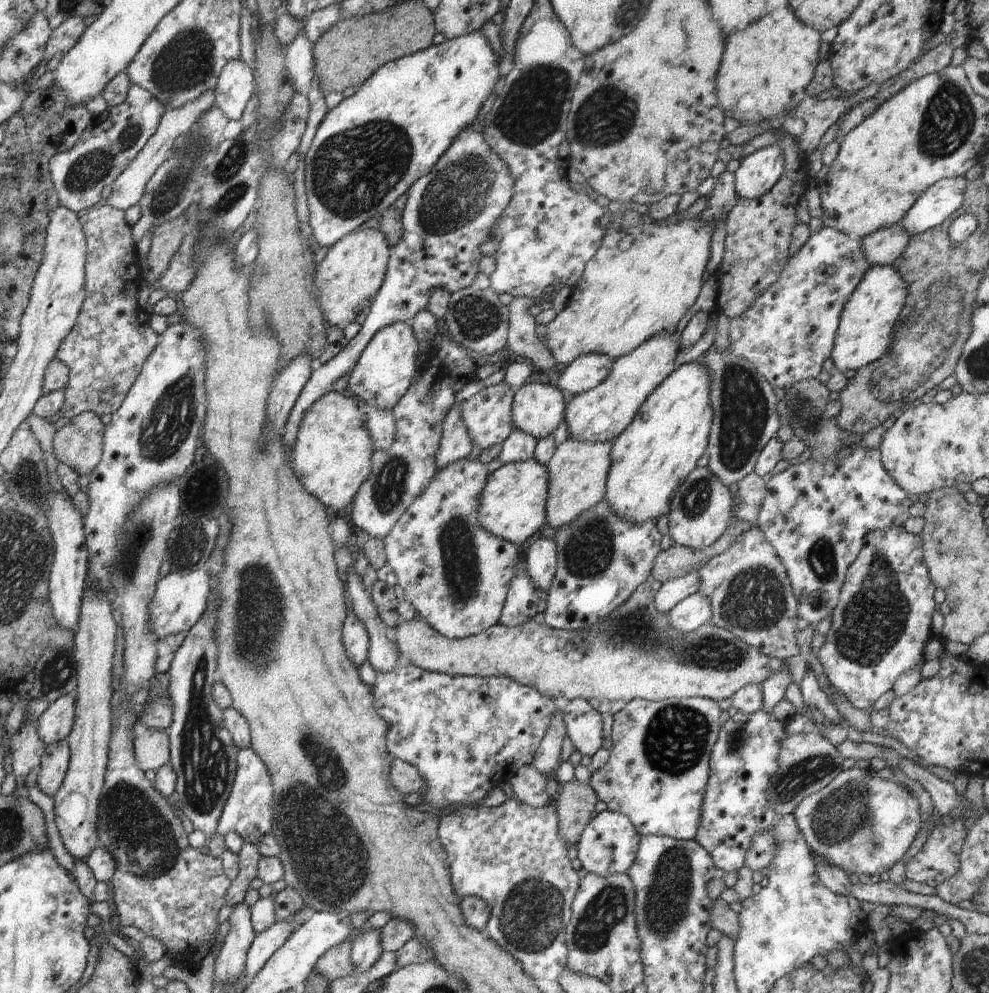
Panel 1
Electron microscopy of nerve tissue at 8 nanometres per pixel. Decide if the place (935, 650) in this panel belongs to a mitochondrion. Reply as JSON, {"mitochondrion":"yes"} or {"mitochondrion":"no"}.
{"mitochondrion":"no"}

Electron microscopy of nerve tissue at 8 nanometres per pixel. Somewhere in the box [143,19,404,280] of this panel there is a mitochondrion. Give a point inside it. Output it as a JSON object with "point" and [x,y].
{"point":[186,62]}

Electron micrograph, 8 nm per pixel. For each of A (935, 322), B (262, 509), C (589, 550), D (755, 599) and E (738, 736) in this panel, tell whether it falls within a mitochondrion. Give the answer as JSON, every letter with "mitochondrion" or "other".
{"A":"mitochondrion","B":"other","C":"mitochondrion","D":"mitochondrion","E":"mitochondrion"}

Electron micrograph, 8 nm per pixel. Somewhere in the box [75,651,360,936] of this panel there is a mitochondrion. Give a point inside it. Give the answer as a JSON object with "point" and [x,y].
{"point":[142,835]}

